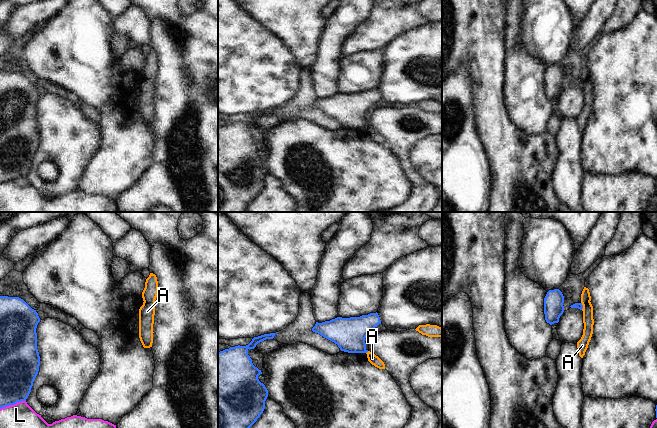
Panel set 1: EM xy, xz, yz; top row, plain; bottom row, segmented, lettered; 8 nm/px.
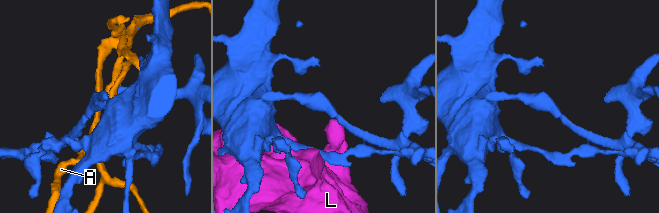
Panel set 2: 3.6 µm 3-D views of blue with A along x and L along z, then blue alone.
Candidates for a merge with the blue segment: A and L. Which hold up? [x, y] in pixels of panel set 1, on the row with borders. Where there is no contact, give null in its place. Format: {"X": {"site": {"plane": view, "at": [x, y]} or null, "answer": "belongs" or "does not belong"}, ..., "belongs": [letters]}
{"A": {"site": {"plane": "yz", "at": [582, 306]}, "answer": "does not belong"}, "L": {"site": {"plane": "xy", "at": [12, 404]}, "answer": "does not belong"}, "belongs": []}

